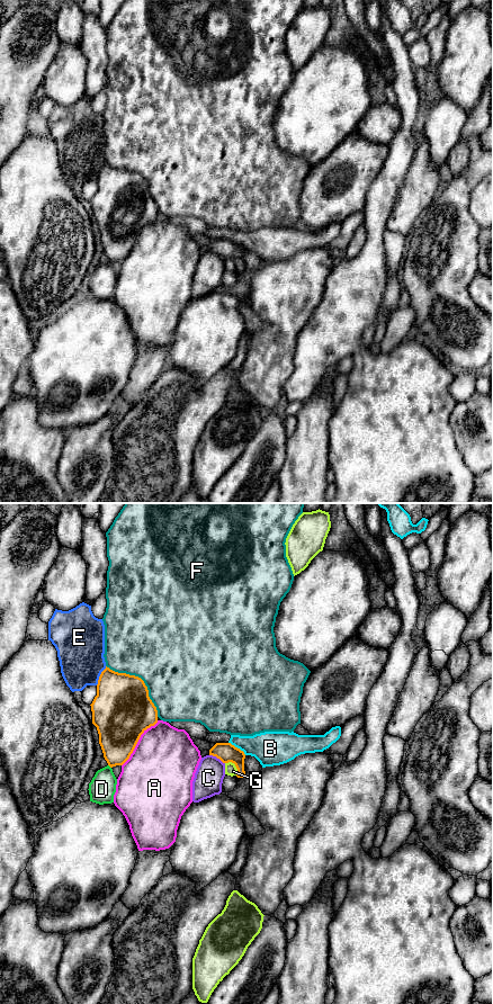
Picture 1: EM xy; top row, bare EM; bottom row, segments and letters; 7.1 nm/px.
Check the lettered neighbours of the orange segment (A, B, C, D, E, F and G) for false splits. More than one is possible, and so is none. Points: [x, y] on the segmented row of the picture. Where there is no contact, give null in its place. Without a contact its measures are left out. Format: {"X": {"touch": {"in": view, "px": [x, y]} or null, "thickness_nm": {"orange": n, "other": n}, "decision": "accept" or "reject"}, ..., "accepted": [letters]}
{"A": {"touch": {"in": "xy", "px": [137, 741]}, "thickness_nm": {"orange": 440, "other": 480}, "decision": "reject"}, "B": {"touch": {"in": "xy", "px": [236, 747]}, "thickness_nm": {"orange": 140, "other": 240}, "decision": "reject"}, "C": {"touch": {"in": "xy", "px": [217, 758]}, "thickness_nm": {"orange": 140, "other": 200}, "decision": "reject"}, "D": {"touch": {"in": "xy", "px": [109, 765]}, "thickness_nm": {"orange": 280, "other": 190}, "decision": "reject"}, "E": {"touch": {"in": "xy", "px": [100, 675]}, "thickness_nm": {"orange": 380, "other": 340}, "decision": "reject"}, "F": {"touch": {"in": "xy", "px": [142, 680]}, "thickness_nm": {"orange": 420, "other": 500}, "decision": "reject"}, "G": {"touch": {"in": "xy", "px": [235, 765]}, "thickness_nm": {"orange": 140, "other": 80}, "decision": "reject"}, "accepted": []}

